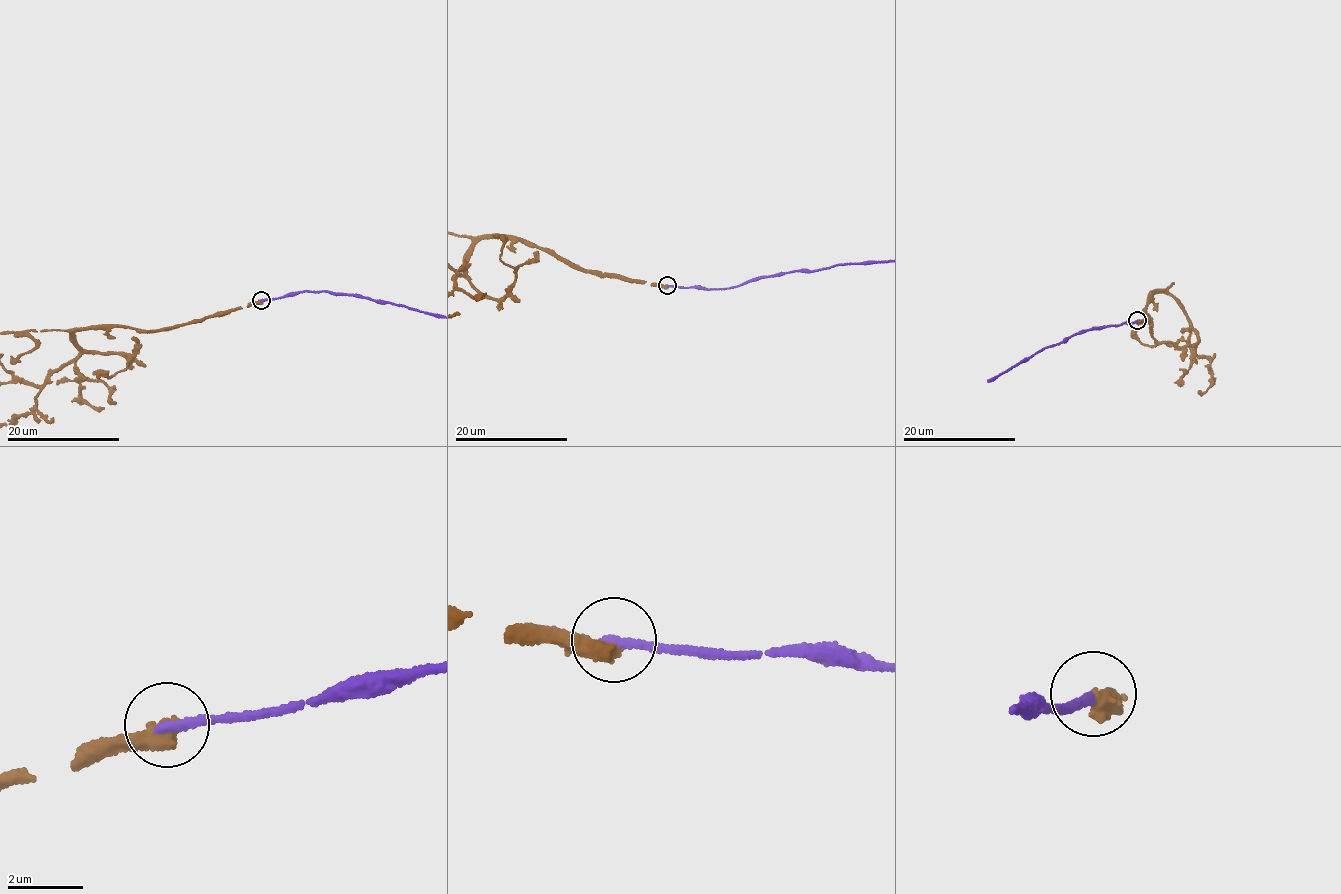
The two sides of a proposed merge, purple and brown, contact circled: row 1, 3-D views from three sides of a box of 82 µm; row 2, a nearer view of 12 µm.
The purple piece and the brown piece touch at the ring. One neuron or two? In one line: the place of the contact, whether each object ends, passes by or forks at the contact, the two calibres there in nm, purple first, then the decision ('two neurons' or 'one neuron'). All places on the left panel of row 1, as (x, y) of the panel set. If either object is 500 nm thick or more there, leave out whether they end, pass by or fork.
place (261, 300); calibres 240 and 500 nm; two neurons

